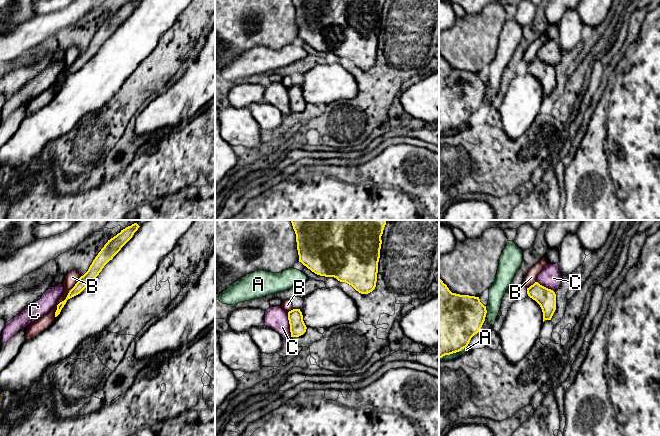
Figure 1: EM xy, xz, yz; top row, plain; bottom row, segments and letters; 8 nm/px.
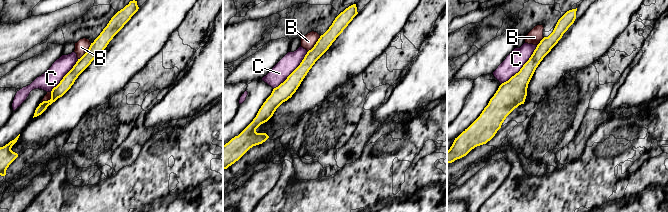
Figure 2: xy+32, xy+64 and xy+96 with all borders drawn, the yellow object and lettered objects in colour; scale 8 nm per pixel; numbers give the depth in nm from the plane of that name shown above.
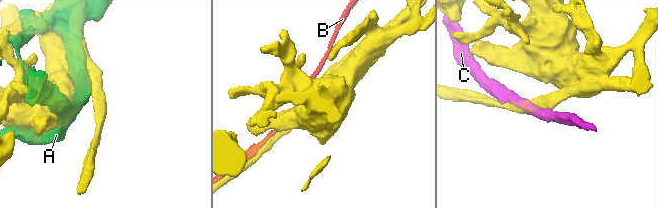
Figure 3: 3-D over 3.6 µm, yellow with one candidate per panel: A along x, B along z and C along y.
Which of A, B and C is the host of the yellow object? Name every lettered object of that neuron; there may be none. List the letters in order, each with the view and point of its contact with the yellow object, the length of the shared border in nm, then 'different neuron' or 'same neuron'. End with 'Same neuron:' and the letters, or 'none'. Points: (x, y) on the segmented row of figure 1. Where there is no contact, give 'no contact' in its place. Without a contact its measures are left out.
A: contact yz (453, 352); length 260 nm; different neuron
B: contact xy (66, 297); length 400 nm; different neuron
C: contact xz (289, 323); length 200 nm; same neuron
Same neuron: C

